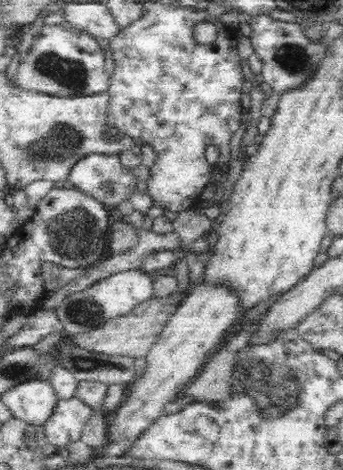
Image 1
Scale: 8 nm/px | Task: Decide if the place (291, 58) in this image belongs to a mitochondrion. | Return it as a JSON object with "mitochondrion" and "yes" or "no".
{"mitochondrion":"yes"}

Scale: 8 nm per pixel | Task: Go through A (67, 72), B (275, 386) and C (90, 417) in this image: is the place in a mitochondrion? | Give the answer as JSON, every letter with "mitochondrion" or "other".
{"A":"mitochondrion","B":"mitochondrion","C":"other"}

